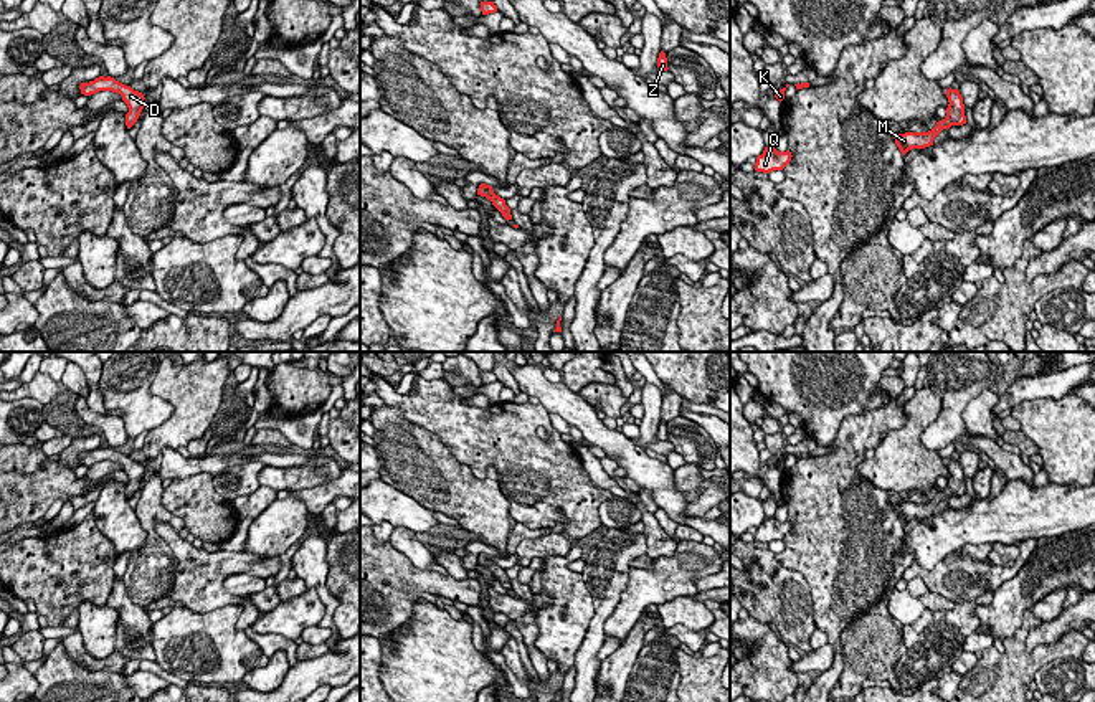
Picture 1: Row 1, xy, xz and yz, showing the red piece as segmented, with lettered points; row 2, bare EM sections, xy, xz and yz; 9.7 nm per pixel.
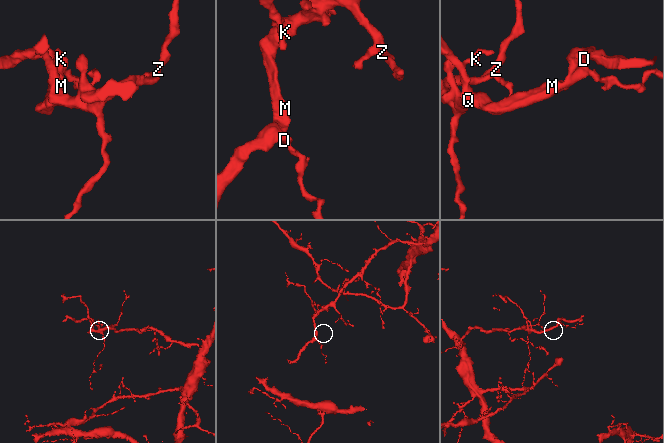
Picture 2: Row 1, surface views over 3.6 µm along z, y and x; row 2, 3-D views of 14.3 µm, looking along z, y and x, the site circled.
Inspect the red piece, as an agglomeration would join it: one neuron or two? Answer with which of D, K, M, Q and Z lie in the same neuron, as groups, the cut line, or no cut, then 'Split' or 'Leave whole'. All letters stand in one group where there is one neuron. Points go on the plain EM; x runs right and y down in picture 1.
Groups: D K M Q Z. No split. Leave whole

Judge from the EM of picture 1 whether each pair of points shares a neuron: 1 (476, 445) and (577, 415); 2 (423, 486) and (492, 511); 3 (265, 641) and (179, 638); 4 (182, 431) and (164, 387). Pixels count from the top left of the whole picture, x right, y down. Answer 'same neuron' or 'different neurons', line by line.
1: different neurons
2: same neuron
3: different neurons
4: same neuron

